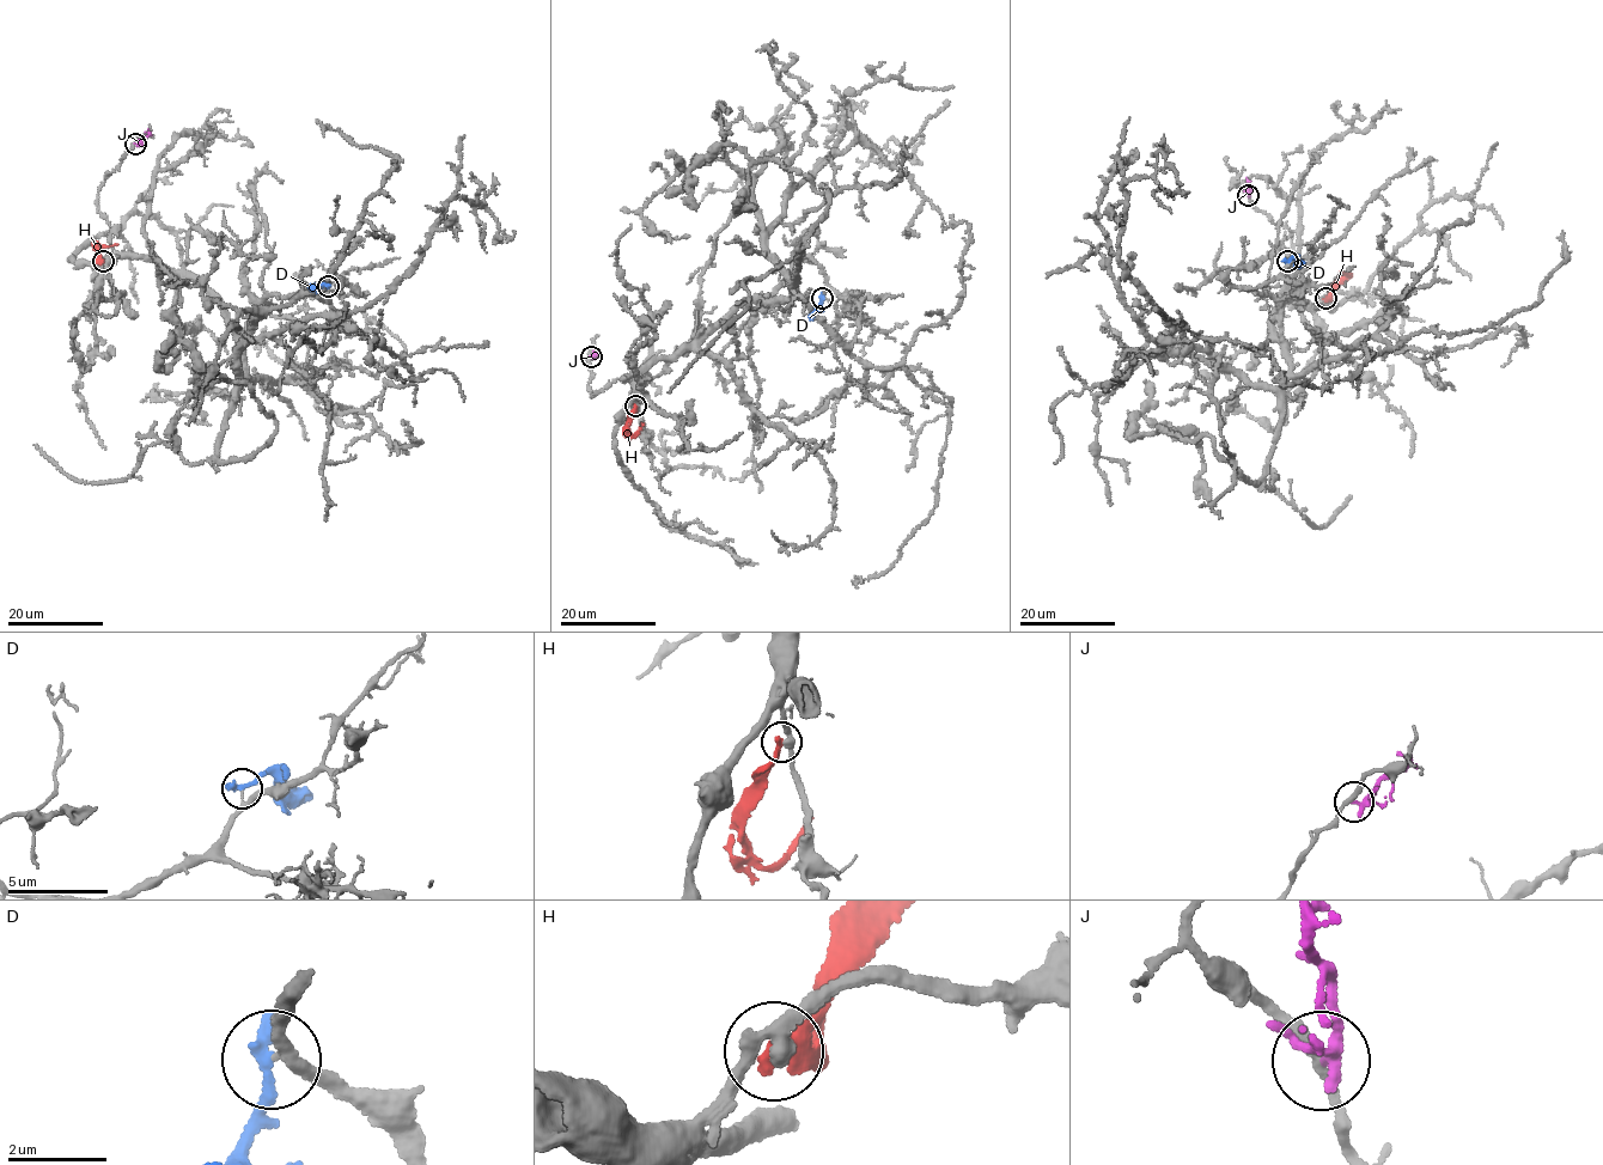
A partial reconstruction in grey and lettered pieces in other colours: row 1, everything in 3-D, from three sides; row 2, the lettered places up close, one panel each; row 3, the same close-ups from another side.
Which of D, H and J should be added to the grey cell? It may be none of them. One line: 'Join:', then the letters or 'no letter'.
Join: no letter

